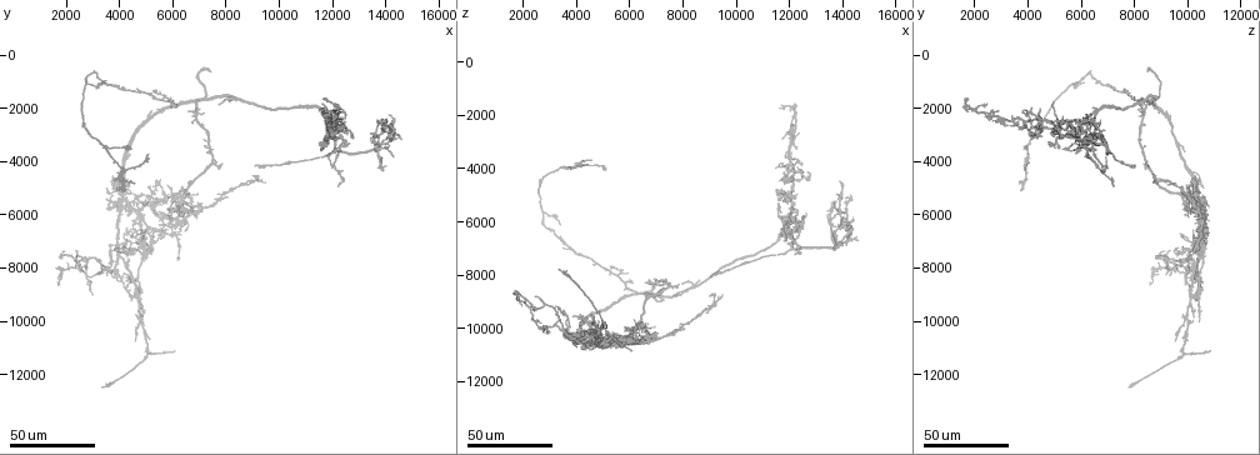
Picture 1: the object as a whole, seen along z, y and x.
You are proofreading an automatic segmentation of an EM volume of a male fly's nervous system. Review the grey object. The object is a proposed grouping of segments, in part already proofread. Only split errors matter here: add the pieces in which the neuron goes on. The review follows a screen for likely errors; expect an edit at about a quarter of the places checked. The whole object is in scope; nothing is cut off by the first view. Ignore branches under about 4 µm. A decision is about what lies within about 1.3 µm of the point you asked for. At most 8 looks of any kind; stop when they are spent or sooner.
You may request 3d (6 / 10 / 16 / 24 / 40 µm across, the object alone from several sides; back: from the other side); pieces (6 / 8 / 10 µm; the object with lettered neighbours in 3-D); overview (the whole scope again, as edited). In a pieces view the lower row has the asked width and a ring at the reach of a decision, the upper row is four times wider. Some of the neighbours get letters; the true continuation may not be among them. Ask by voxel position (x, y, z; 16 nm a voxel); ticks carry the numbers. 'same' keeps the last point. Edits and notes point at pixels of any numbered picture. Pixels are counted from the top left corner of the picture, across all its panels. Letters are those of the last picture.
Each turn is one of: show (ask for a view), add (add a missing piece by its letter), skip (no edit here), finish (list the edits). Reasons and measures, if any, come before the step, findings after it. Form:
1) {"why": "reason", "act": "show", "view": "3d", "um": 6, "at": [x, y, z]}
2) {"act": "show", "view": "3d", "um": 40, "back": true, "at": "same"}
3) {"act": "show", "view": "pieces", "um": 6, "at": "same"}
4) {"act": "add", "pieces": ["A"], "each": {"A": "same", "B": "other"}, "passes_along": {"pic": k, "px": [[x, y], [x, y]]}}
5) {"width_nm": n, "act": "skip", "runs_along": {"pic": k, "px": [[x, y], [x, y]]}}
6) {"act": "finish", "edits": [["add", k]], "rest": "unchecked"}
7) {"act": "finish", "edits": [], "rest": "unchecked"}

{"why": "an open end", "act": "show", "view": "3d", "um": 24, "at": [13400, 3100, 5700]}

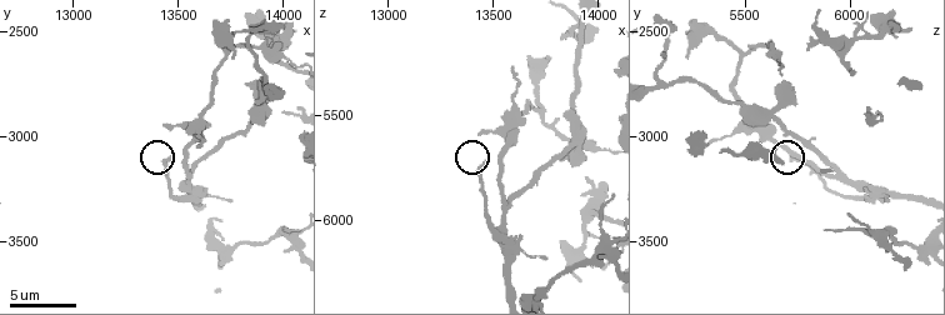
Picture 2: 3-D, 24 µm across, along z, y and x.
{"act": "show", "view": "pieces", "um": 6, "at": [13470, 3100, 5720]}

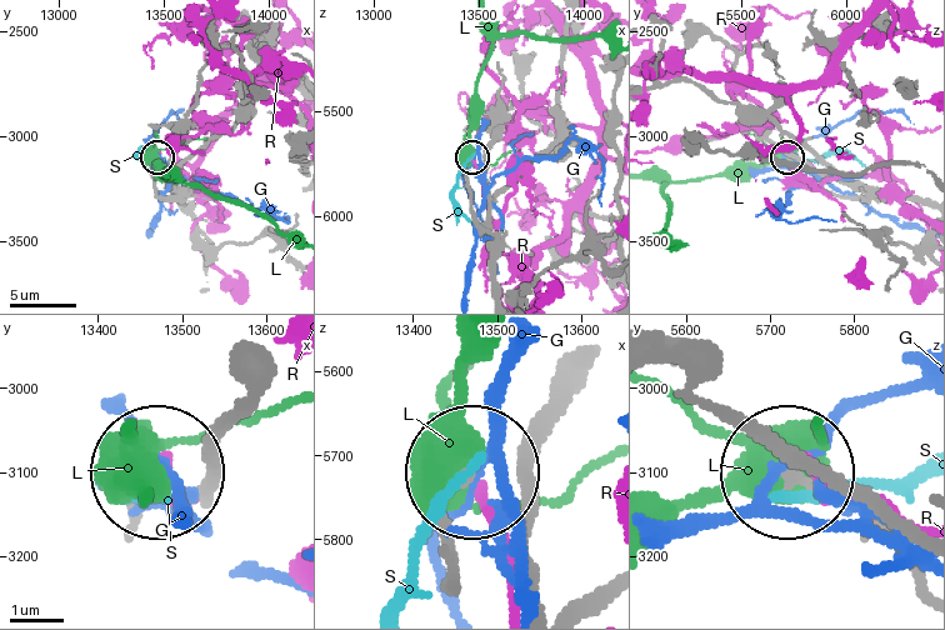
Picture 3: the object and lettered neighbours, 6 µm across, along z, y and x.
{"act": "skip", "each": {"G": "other", "L": "other", "R": "other", "S": "other"}, "runs_along": {"pic": 3, "px": [[456, 564], [446, 510], [469, 475]]}, "found": "none of them fits"}

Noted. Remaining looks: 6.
{"act": "show", "view": "3d", "um": 24, "at": [12700, 3400, 5600]}

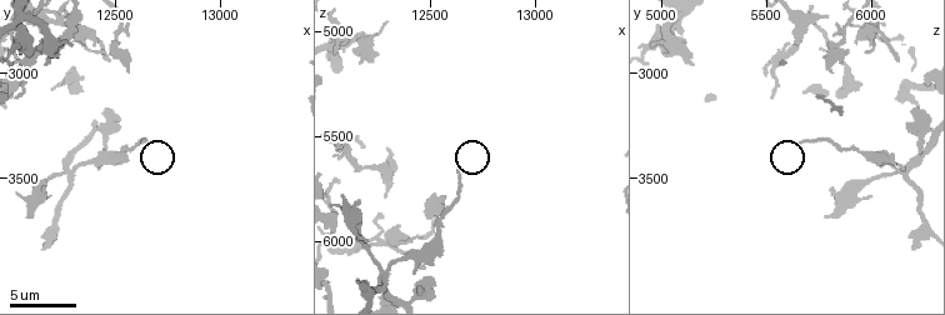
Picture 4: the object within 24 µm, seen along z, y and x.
{"act": "show", "view": "pieces", "um": 6, "at": [12630, 3330, 5660]}

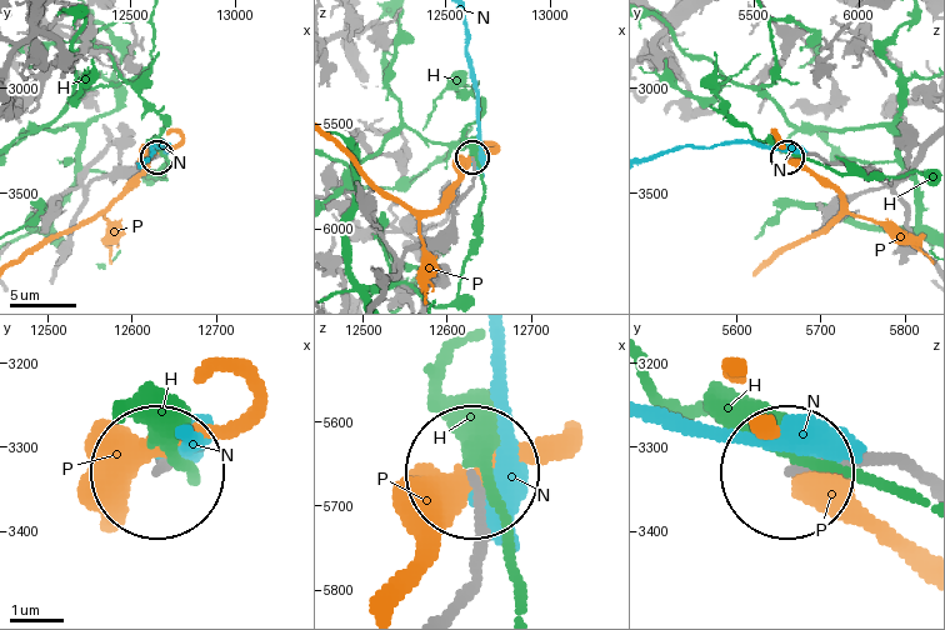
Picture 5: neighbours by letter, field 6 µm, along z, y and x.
{"act": "skip", "each": {"H": "other", "N": "other", "P": "other"}, "runs_along": {"pic": 5, "px": [[916, 470], [786, 474]]}, "found": "none of them fits"}

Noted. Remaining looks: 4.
{"why": "branch stops here", "act": "show", "view": "3d", "um": 24, "at": [7700, 1800, 8800]}

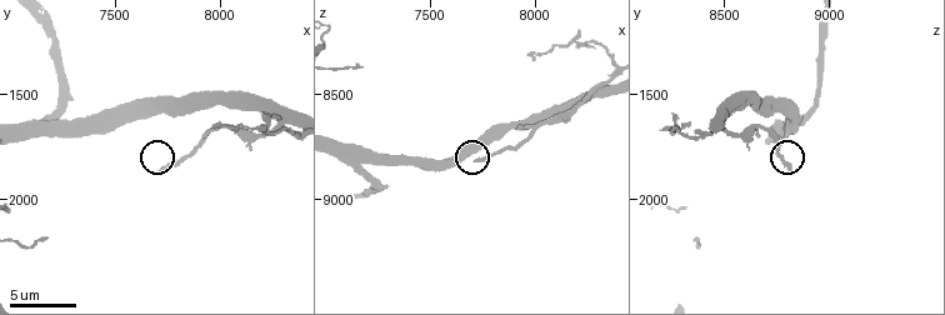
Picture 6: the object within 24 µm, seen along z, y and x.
{"why": "zoom in", "act": "show", "view": "3d", "um": 10, "at": [7720, 1860, 8800]}

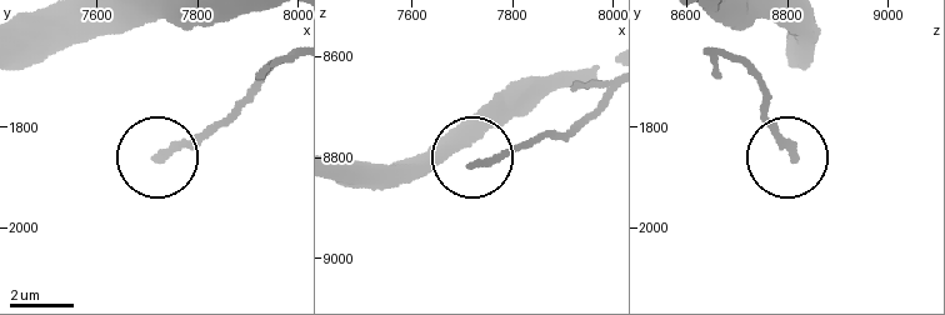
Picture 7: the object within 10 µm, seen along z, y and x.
{"why": "what lies round it", "act": "show", "view": "pieces", "um": 10, "at": [7725, 1860, 8810]}

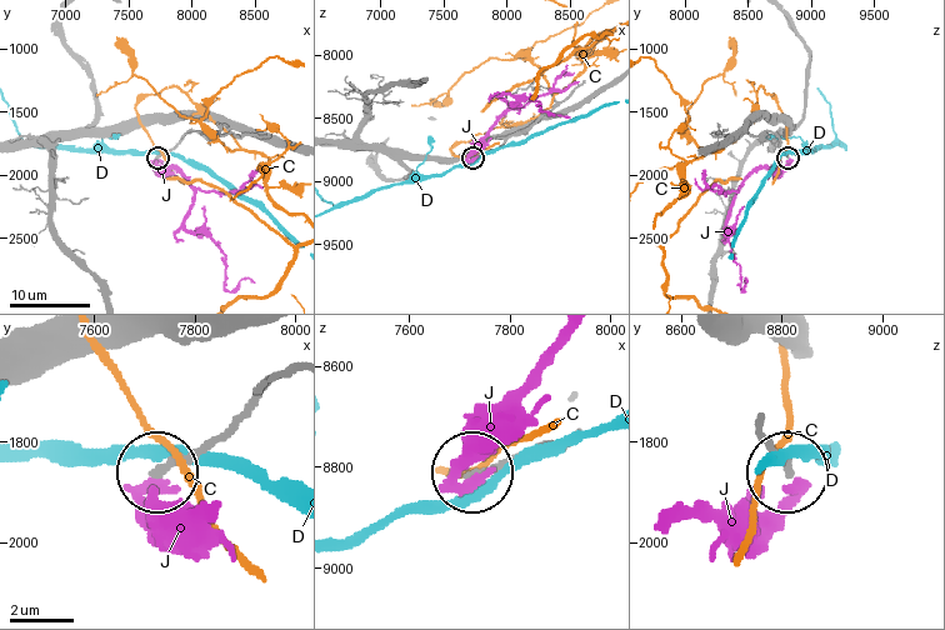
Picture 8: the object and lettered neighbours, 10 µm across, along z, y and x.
{"act": "skip", "each": {"C": "other", "D": "other", "J": "other"}, "runs_along": {"pic": 8, "px": [[288, 370], [161, 473]]}, "found": "no lettered piece goes on from it"}

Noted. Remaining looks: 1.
{"act": "finish", "edits": [], "rest": "unchecked"}

